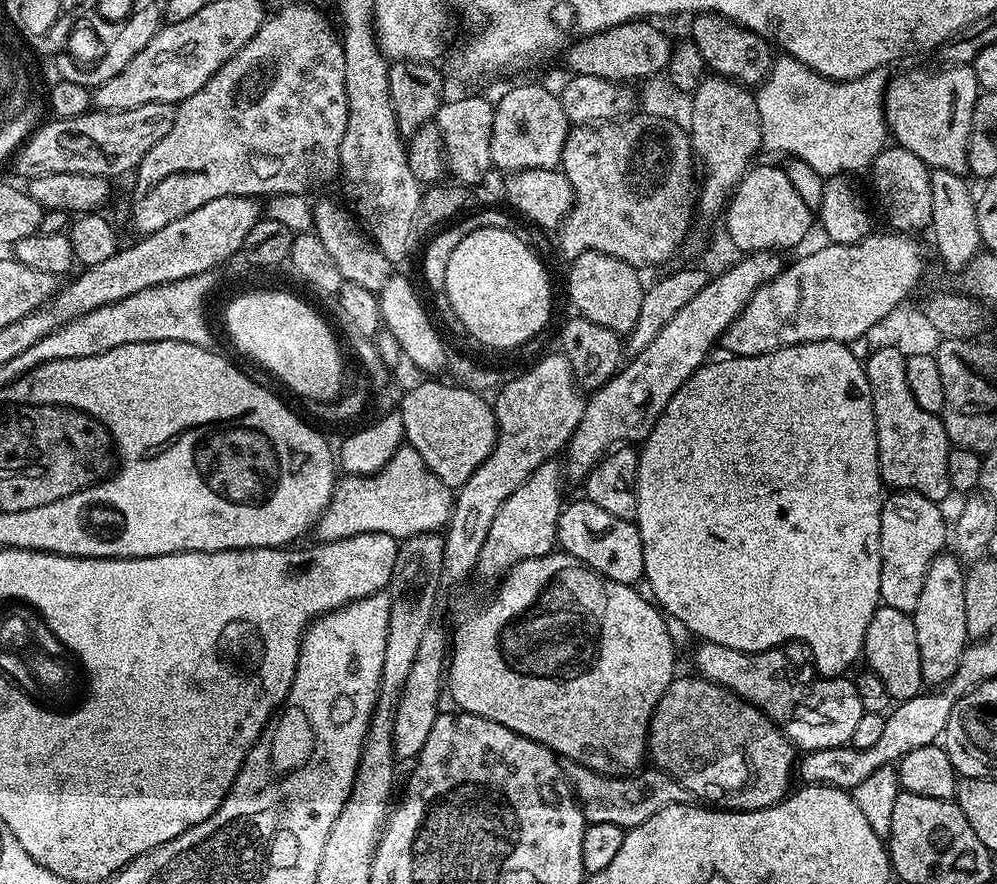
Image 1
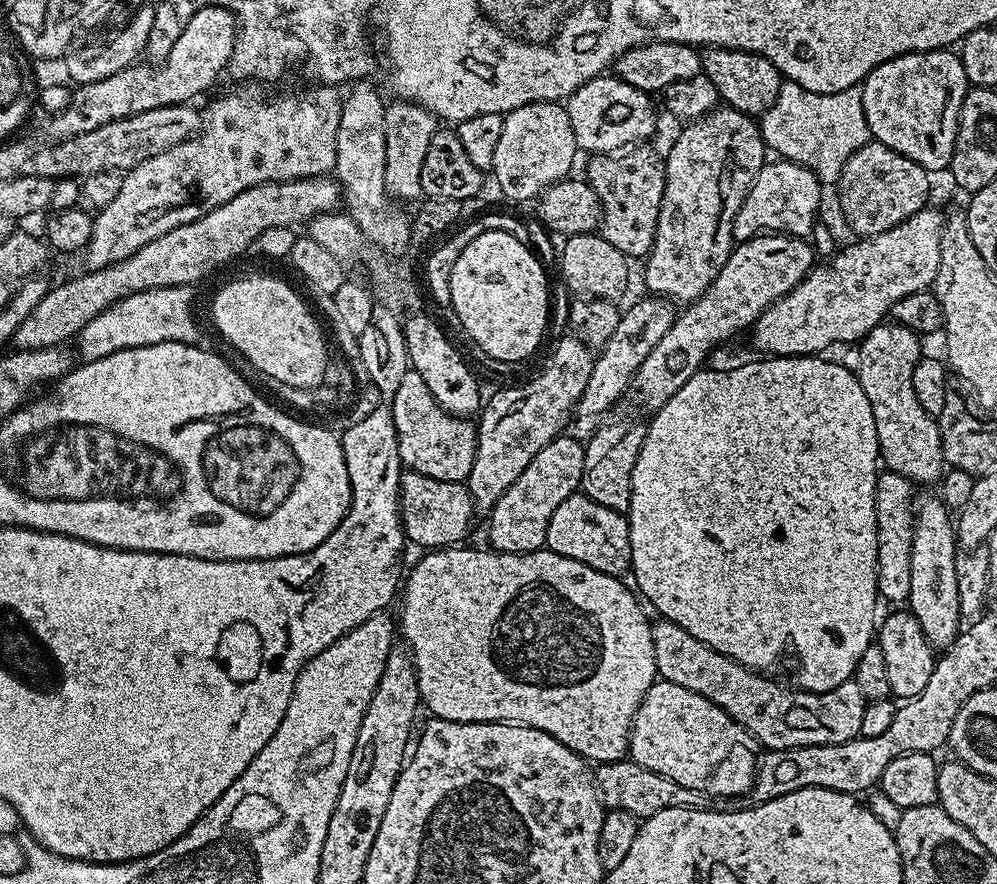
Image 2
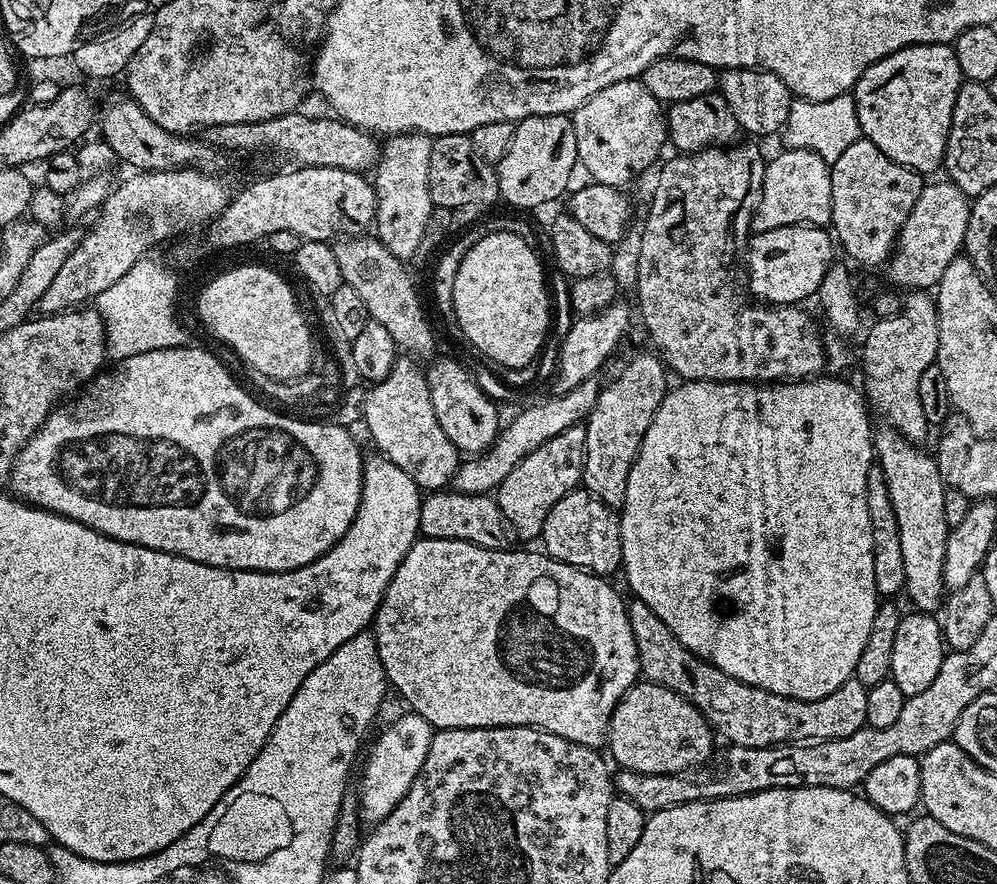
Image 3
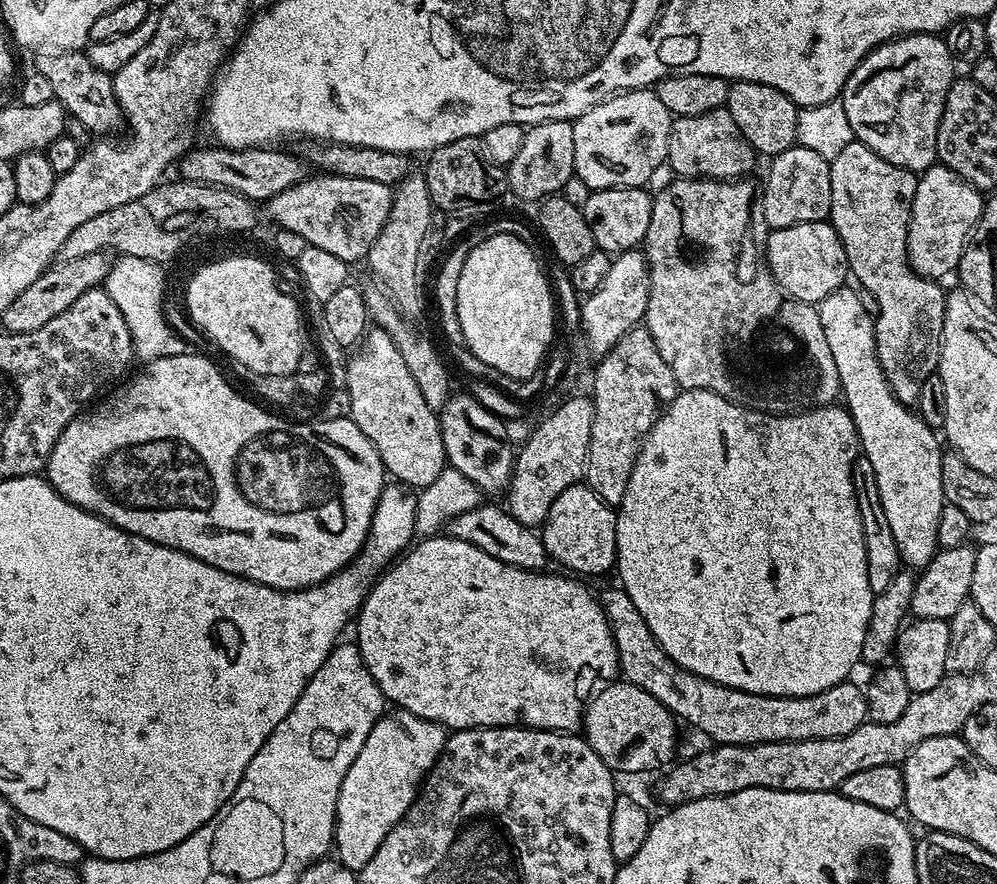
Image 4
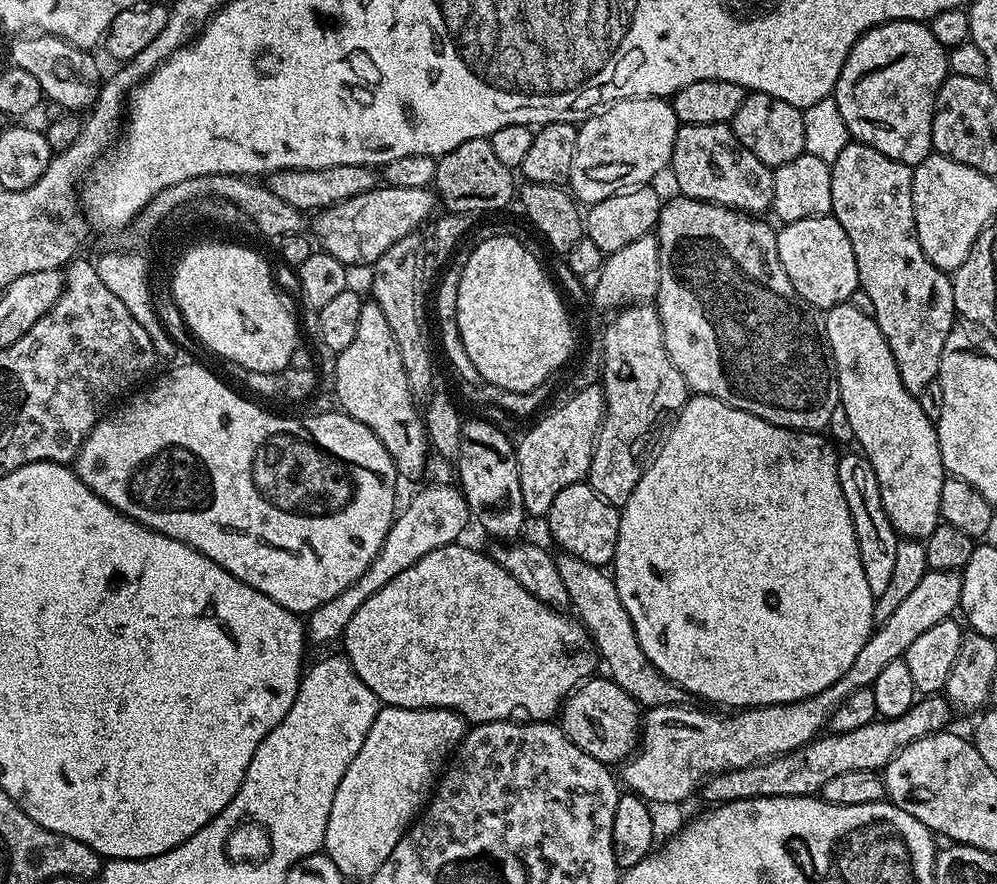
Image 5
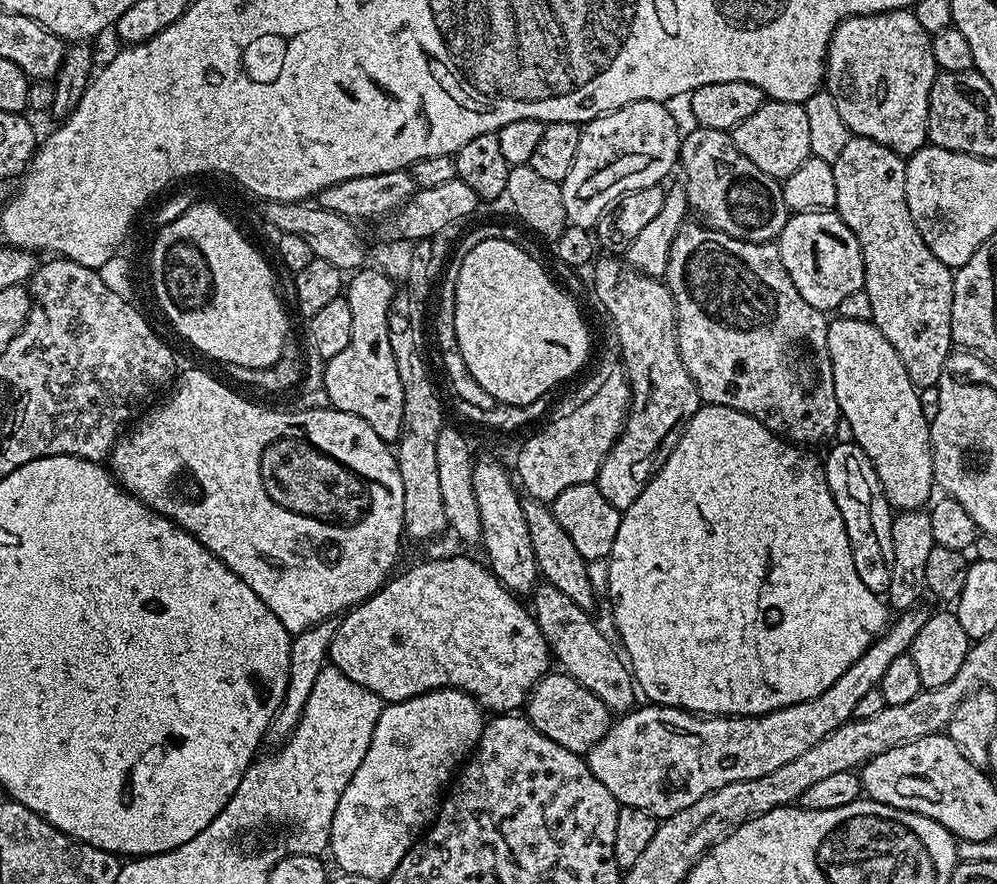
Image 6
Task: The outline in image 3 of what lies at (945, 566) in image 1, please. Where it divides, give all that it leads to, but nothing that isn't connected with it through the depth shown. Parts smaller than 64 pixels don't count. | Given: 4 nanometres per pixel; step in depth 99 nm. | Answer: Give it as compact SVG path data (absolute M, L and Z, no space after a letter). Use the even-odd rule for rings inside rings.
M880 426L875 429L874 456L888 483L894 518L898 518L898 538L902 538L902 562L906 562L904 592L912 599L913 609L936 614L946 599L942 587L942 566L950 531L942 514L946 485L940 477L935 455L928 453L927 456L920 451L924 450L913 446L893 428Z

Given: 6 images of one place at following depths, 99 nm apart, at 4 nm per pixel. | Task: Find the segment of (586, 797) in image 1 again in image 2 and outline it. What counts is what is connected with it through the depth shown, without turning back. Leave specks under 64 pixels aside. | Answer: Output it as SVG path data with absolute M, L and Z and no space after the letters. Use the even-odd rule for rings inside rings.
M631 758L599 765L595 769L594 779L600 803L605 809L626 810L626 814L634 814L642 822L658 814L658 810L667 808L693 808L707 812L723 812L726 808L725 801L721 797L709 792L690 790L686 786L678 786L678 782L662 774L654 774L654 770L646 770L646 766L638 766Z

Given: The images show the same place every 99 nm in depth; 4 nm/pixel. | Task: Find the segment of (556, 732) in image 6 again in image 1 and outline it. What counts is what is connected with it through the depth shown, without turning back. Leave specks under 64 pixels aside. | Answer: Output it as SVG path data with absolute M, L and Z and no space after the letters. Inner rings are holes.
M695 674L682 676L673 679L652 715L647 751L651 763L673 776L697 801L720 810L757 812L773 808L785 799L793 787L792 776L794 780L798 752L784 731L766 713L753 704L747 704L730 690Z

